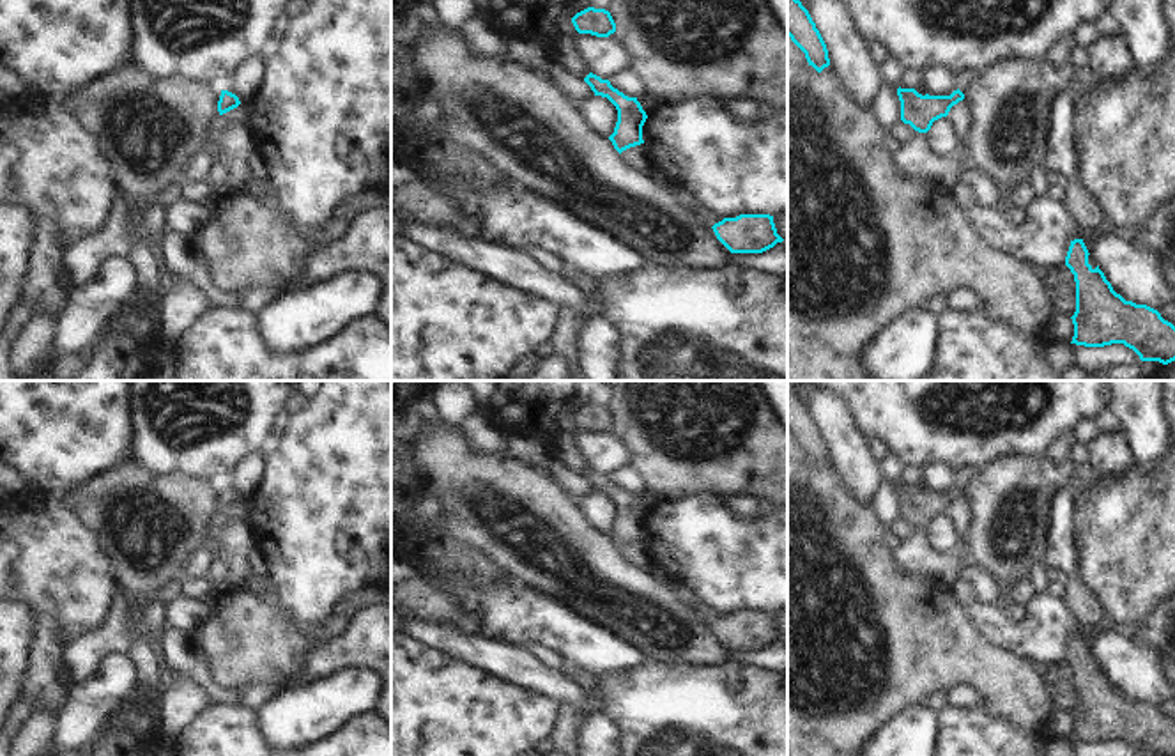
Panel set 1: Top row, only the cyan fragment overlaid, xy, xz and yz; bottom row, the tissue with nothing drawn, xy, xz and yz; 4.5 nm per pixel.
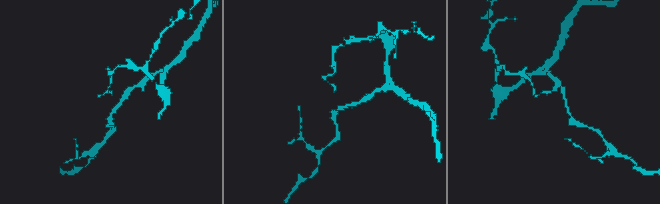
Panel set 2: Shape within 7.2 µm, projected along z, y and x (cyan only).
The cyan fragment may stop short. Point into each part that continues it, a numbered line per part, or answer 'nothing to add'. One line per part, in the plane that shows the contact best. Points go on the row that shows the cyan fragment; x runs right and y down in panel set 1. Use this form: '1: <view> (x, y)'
nothing to add

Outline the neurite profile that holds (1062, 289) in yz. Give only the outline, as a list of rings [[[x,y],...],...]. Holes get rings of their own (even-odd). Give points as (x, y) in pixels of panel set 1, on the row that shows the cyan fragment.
[[[1055,271],[1048,287],[1048,297],[1056,313],[1074,315],[1076,312],[1076,282],[1067,271]]]

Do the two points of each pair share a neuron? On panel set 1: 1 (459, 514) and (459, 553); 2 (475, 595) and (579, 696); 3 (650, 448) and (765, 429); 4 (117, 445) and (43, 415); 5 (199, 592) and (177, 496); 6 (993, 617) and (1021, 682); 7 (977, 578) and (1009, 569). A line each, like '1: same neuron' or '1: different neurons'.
1: different neurons
2: different neurons
3: same neuron
4: same neuron
5: different neurons
6: different neurons
7: different neurons

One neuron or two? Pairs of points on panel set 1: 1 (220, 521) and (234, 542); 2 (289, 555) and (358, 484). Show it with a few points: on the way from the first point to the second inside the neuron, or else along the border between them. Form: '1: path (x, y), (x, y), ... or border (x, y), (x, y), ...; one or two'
1: path (222, 526), (229, 537); one
2: path (307, 537), (342, 501); one

